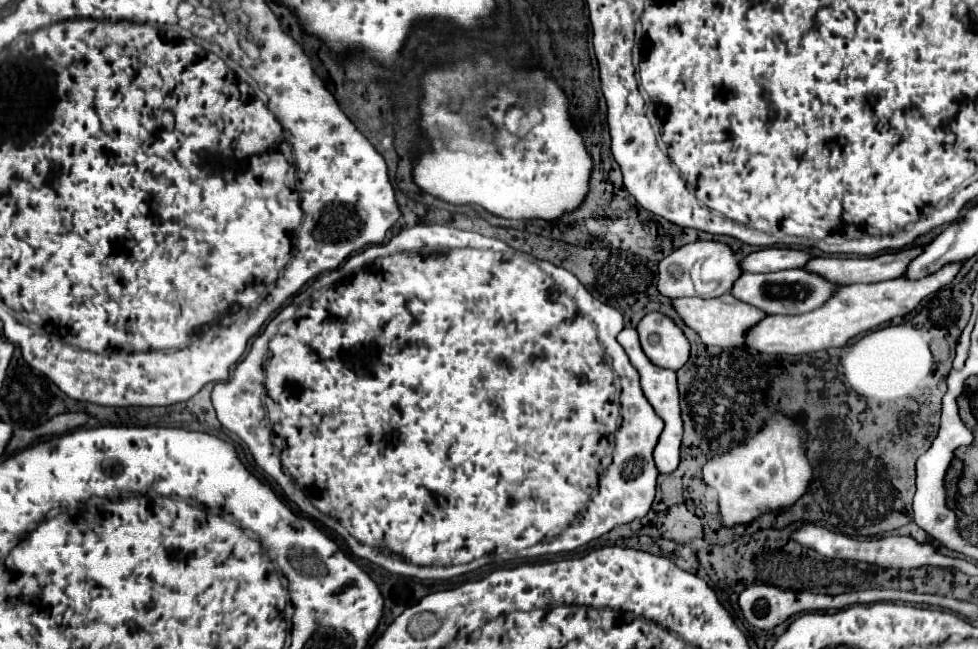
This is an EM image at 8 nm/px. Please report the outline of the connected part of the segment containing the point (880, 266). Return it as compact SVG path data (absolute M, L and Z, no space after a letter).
M909 248L895 254L881 254L873 258L831 258L831 256L817 256L811 258L803 270L823 276L825 280L847 286L847 284L871 284L883 282L891 278L899 278L907 264L921 254L921 248Z

